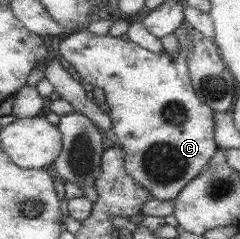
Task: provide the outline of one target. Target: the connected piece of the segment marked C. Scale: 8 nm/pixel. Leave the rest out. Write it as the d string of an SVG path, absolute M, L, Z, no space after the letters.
M181 24L175 31L174 35L179 41L179 53L173 54L168 52L163 53L151 53L147 51L140 43L136 43L131 40L123 40L122 38L112 37L110 34L97 35L95 33L89 32L87 29L82 29L80 31L75 31L69 33L69 36L59 43L59 55L69 62L73 69L77 71L79 79L82 83L91 84L93 87L97 86L105 92L106 103L109 106L108 115L111 117L111 123L113 123L113 133L117 136L119 140L119 146L125 155L126 167L128 174L131 175L135 181L139 182L141 187L145 187L149 193L151 193L151 198L159 199L159 201L171 201L175 200L179 193L190 183L194 181L203 170L207 169L207 164L209 163L213 154L219 149L217 143L215 142L214 129L215 126L215 113L214 109L198 99L197 92L195 91L193 80L191 79L190 69L187 67L187 60L189 60L189 52L191 52L192 45L194 41L190 36L190 31L185 24Z

